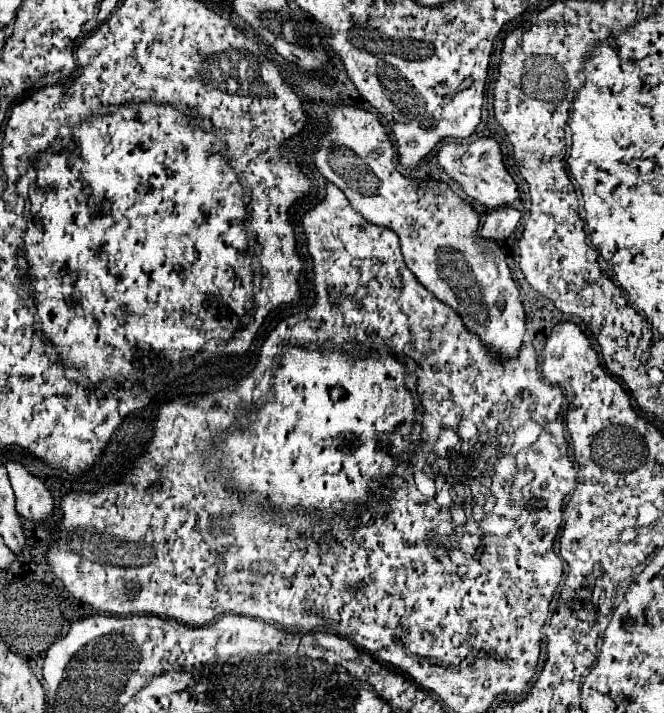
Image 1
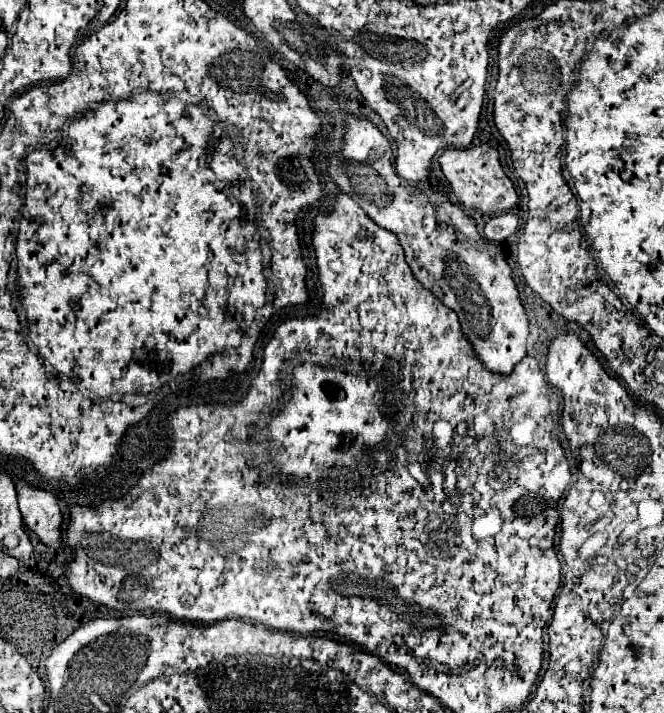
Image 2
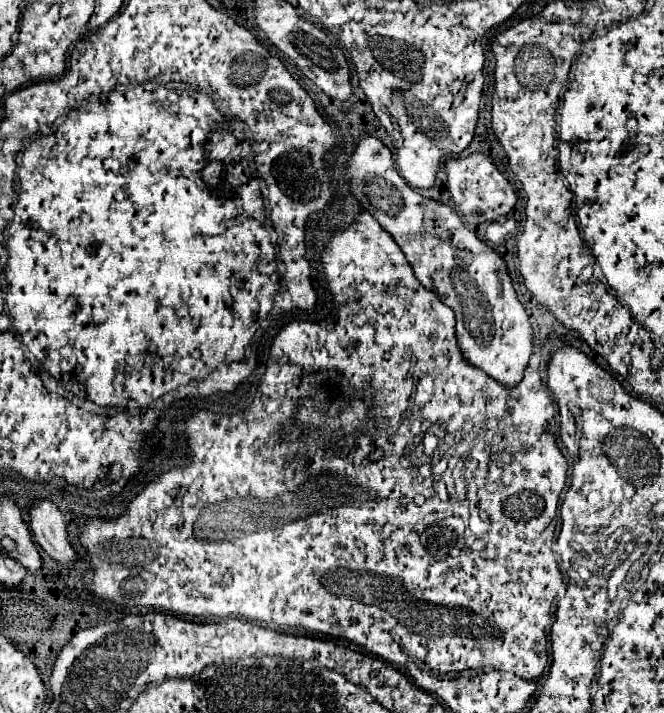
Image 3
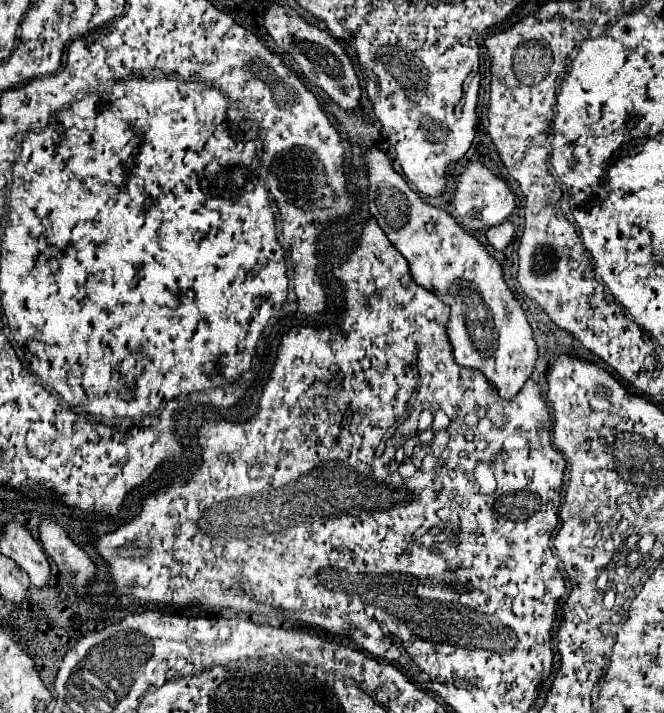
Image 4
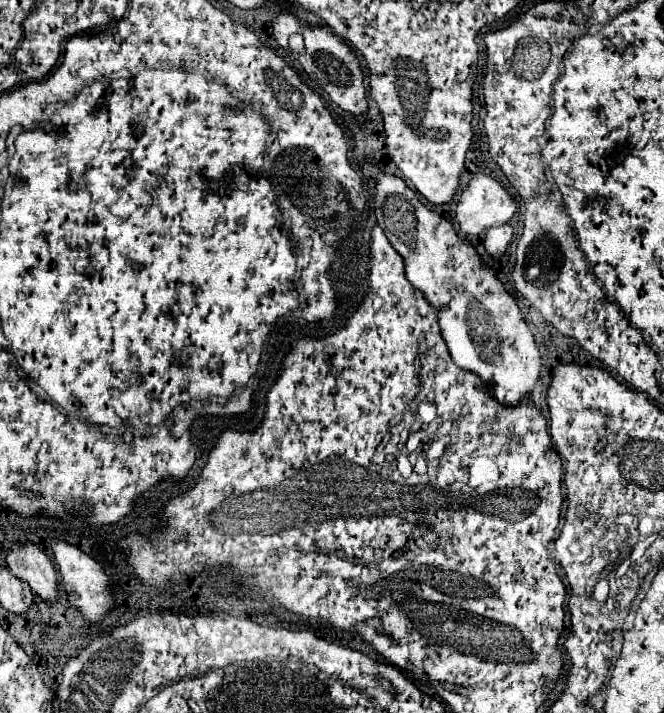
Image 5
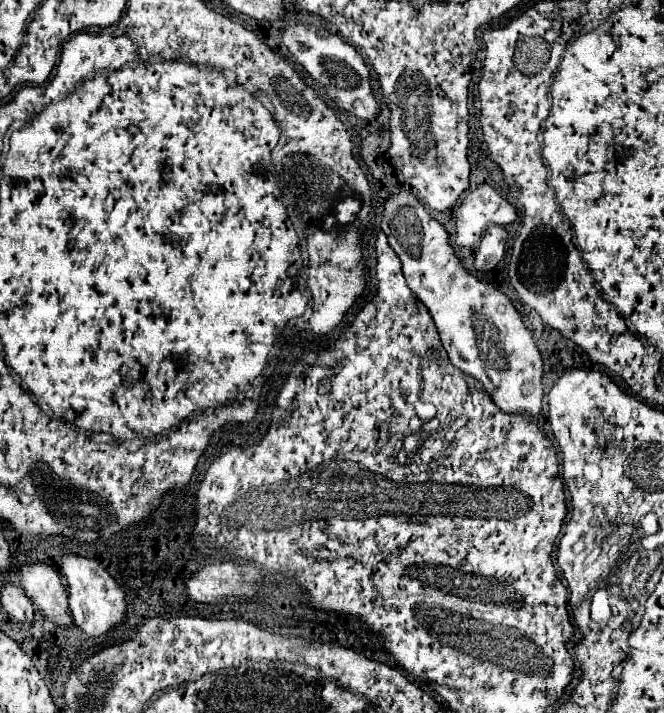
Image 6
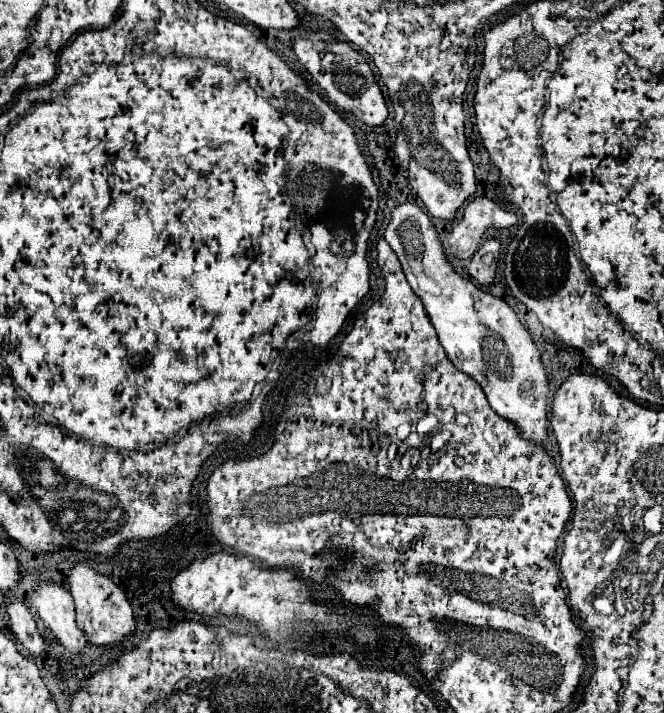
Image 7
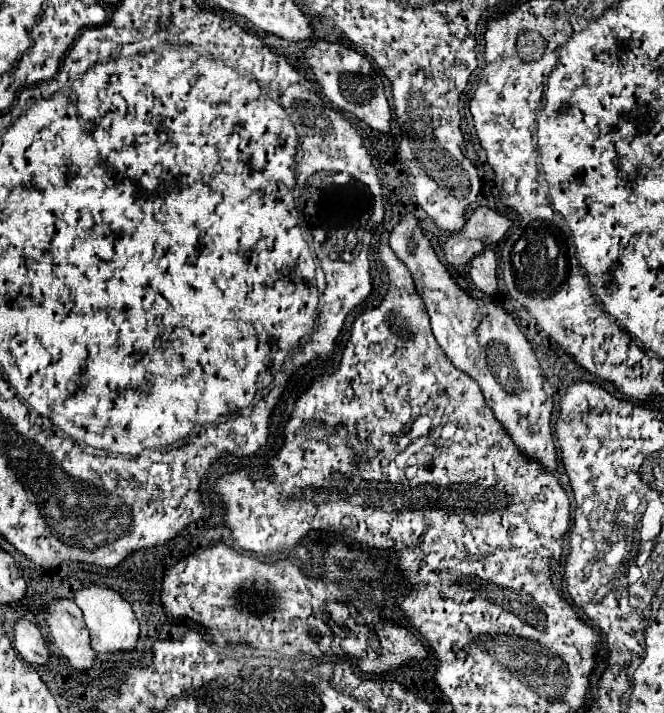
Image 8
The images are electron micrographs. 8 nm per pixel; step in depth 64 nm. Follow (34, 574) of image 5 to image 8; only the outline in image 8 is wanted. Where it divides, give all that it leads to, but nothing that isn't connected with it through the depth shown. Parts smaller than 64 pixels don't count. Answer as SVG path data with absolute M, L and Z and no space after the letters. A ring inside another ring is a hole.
M56 600L44 610L46 624L60 652L76 672L90 672L98 654L90 646L90 636L80 608L72 600Z

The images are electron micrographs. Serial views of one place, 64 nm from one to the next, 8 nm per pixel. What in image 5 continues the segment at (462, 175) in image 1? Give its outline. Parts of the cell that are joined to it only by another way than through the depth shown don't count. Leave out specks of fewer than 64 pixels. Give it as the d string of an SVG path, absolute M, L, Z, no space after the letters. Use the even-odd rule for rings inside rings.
M472 174L470 184L466 190L462 190L460 202L456 206L456 220L460 226L460 234L466 236L466 240L478 240L484 234L484 230L488 230L490 226L508 224L514 212L516 212L516 202L494 178L484 174Z

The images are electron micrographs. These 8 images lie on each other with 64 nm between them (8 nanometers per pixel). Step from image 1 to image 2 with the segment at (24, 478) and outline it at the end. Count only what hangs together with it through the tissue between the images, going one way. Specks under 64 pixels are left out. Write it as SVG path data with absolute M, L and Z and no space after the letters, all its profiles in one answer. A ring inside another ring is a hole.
M16 482L18 490L18 508L22 512L24 524L38 536L38 540L52 548L60 550L62 548L62 512L56 504L56 498L50 492L36 490L30 484Z

